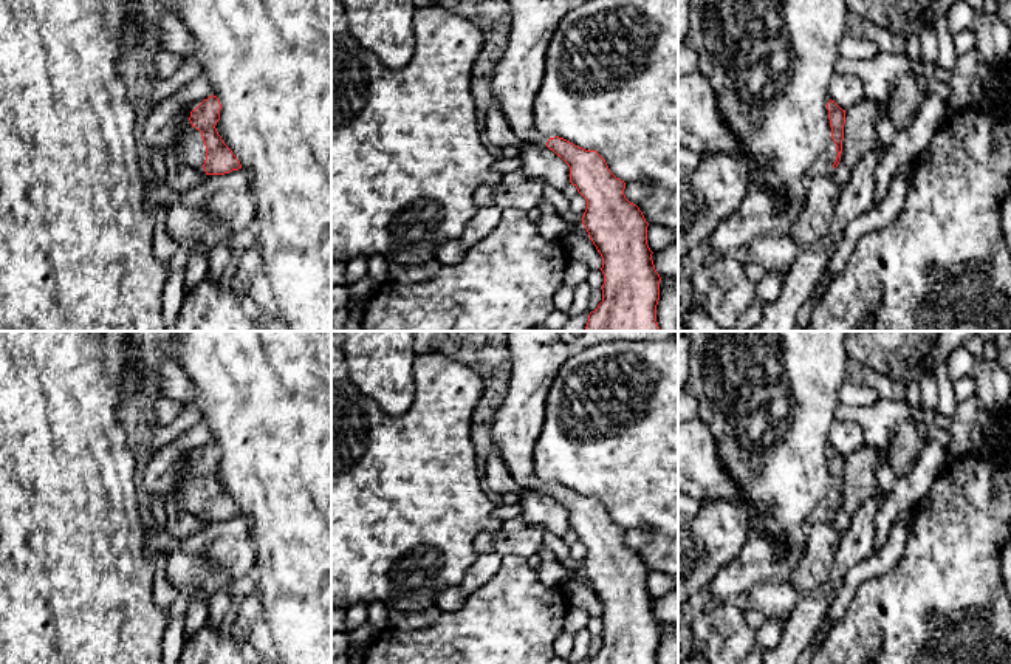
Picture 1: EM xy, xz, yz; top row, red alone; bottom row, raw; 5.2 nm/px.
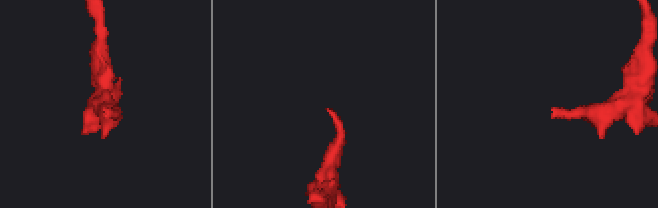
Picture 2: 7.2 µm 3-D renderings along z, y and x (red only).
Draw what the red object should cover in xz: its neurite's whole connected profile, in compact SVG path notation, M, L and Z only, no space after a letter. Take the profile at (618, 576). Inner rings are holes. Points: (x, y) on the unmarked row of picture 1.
M506 331L505 345L509 351L511 378L505 399L492 418L494 449L500 452L514 480L523 489L545 491L568 511L570 529L587 546L582 571L602 604L604 621L602 649L588 664L656 664L661 624L647 591L649 570L639 554L625 545L625 529L610 519L596 497L585 497L559 483L548 484L534 472L533 450L542 432L548 390L573 351L560 339L559 331Z

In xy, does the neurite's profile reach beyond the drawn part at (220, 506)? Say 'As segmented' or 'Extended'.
Extended

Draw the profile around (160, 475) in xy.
M200 423L167 447L153 452L142 475L142 491L149 495L149 500L152 501L155 495L161 495L172 505L178 471L189 466L190 458L212 441L211 429Z

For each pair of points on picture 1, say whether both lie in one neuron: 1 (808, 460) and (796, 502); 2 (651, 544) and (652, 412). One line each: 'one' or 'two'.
1: one
2: two

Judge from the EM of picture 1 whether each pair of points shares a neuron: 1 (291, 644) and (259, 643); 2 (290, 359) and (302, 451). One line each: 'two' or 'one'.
1: two
2: one

